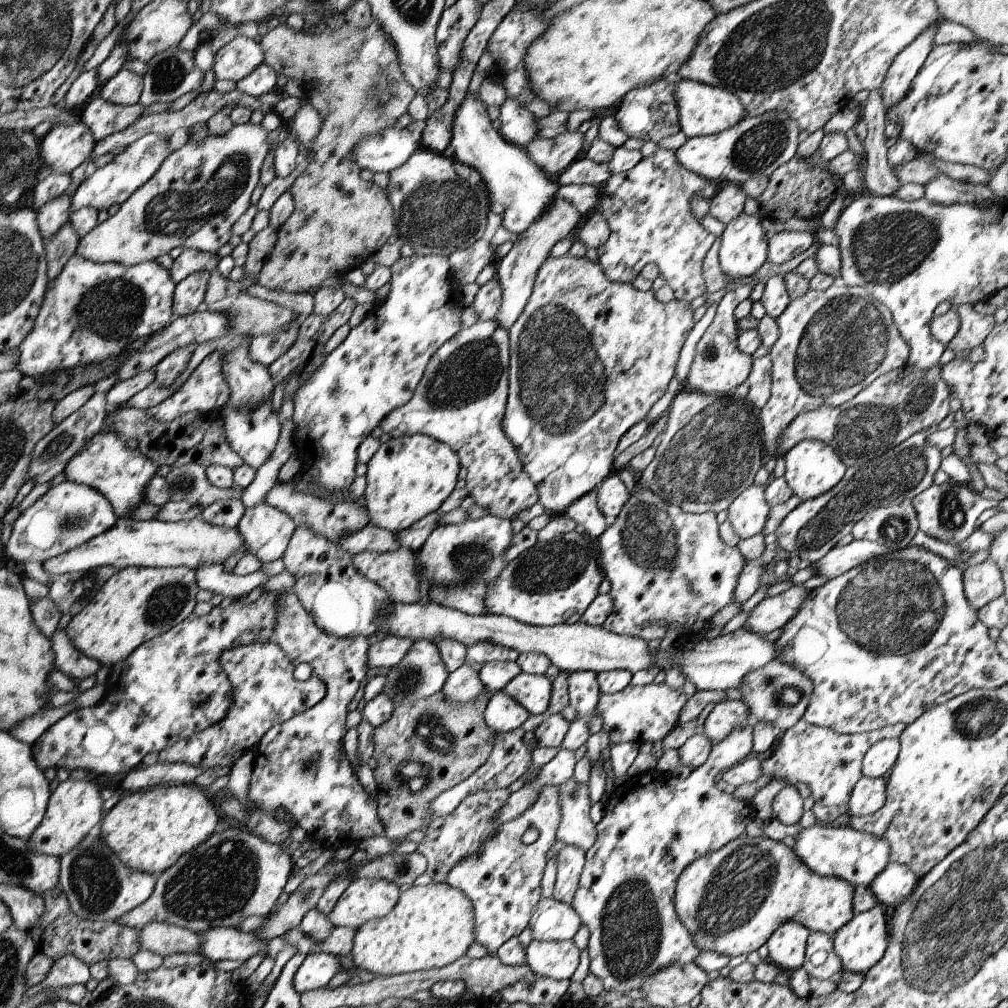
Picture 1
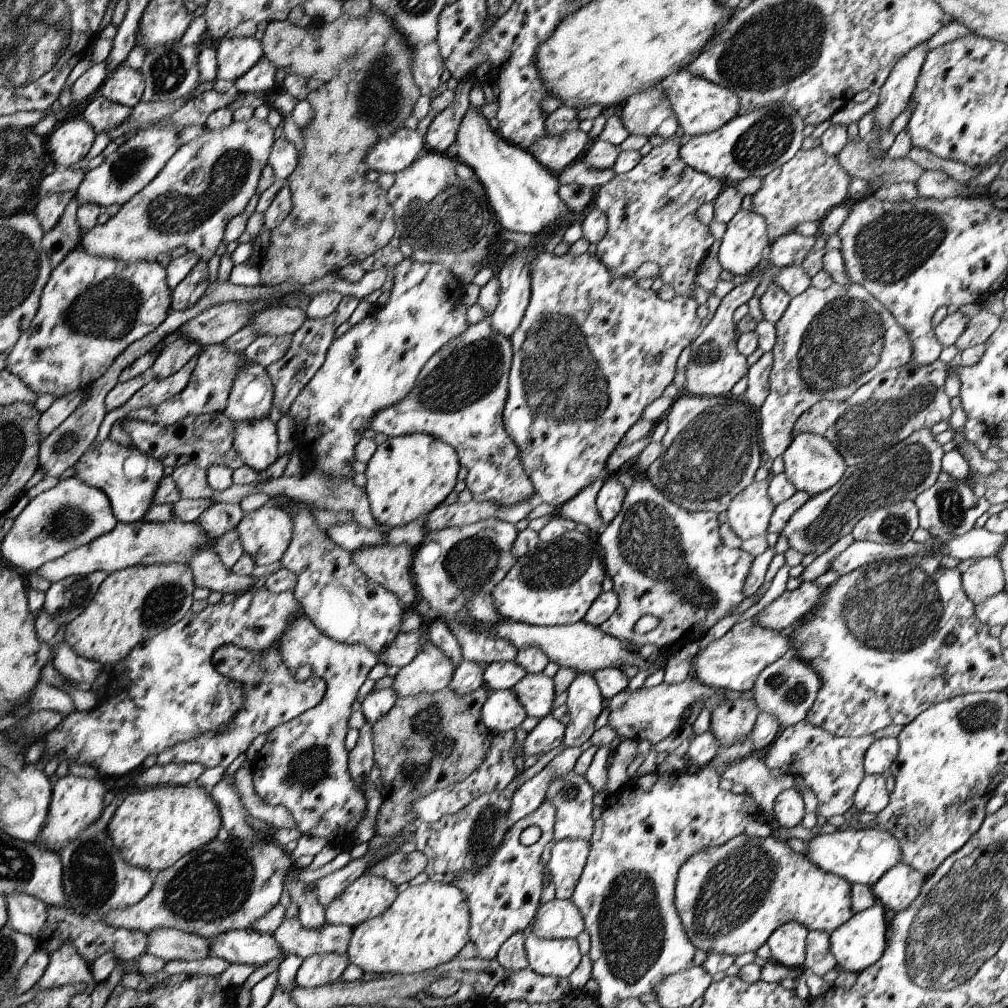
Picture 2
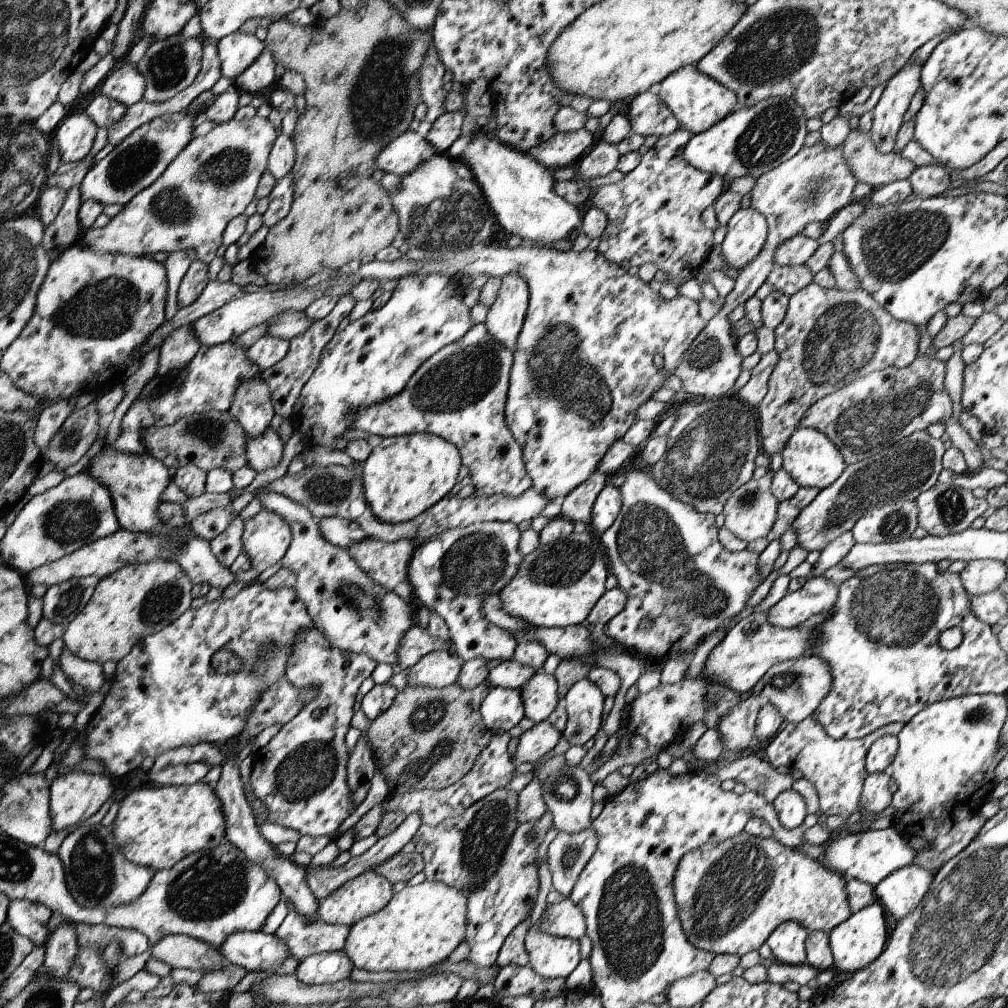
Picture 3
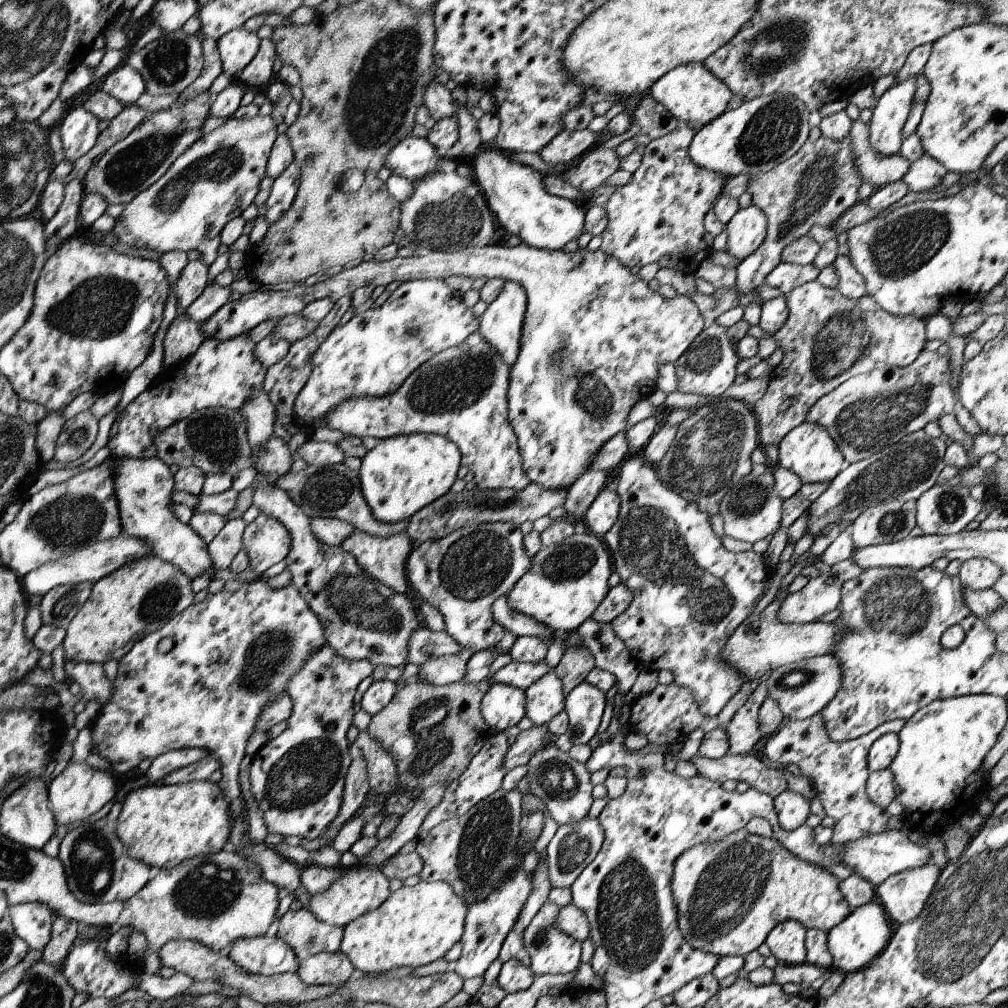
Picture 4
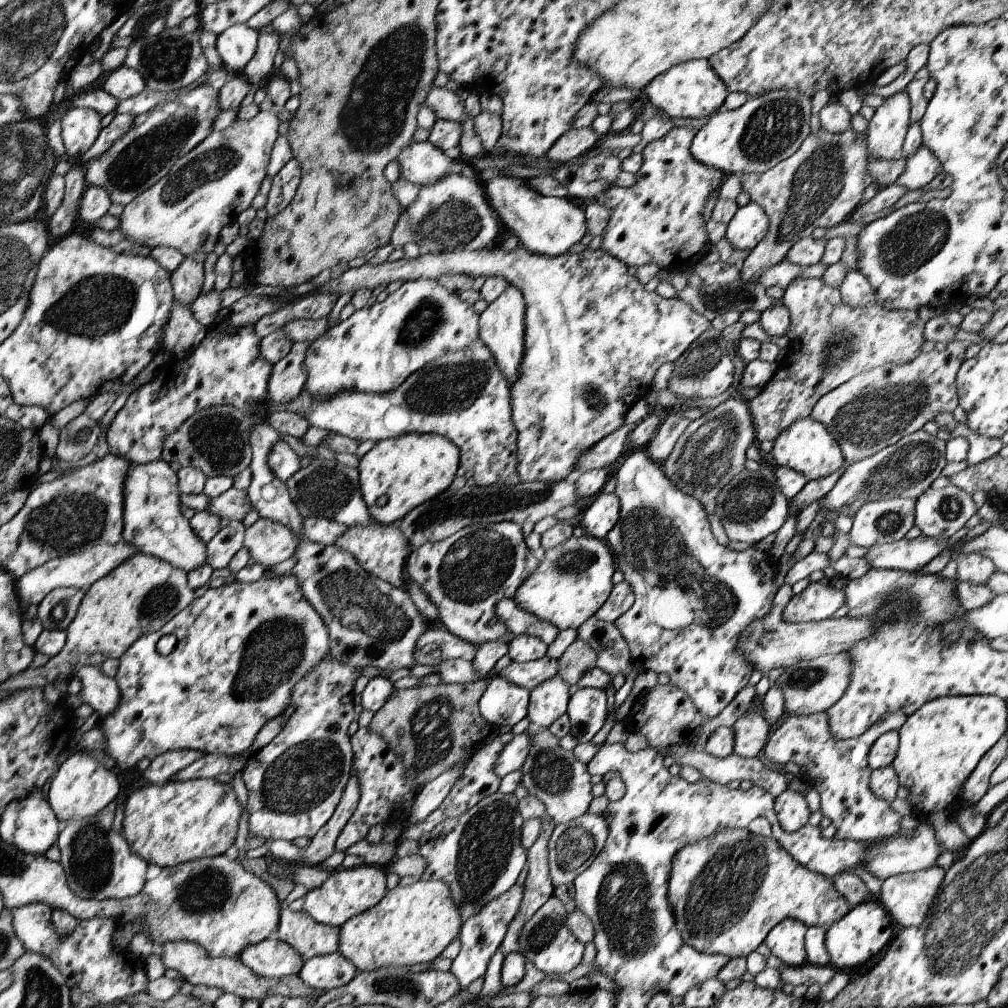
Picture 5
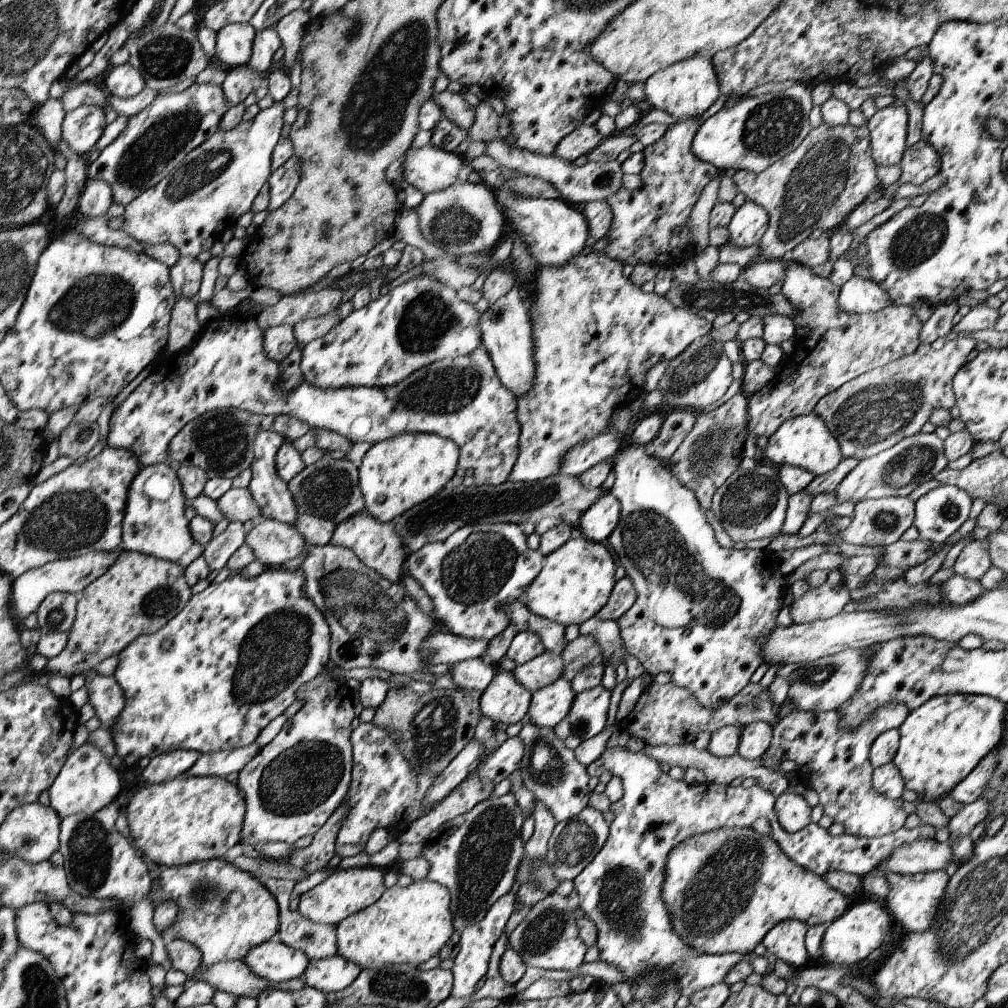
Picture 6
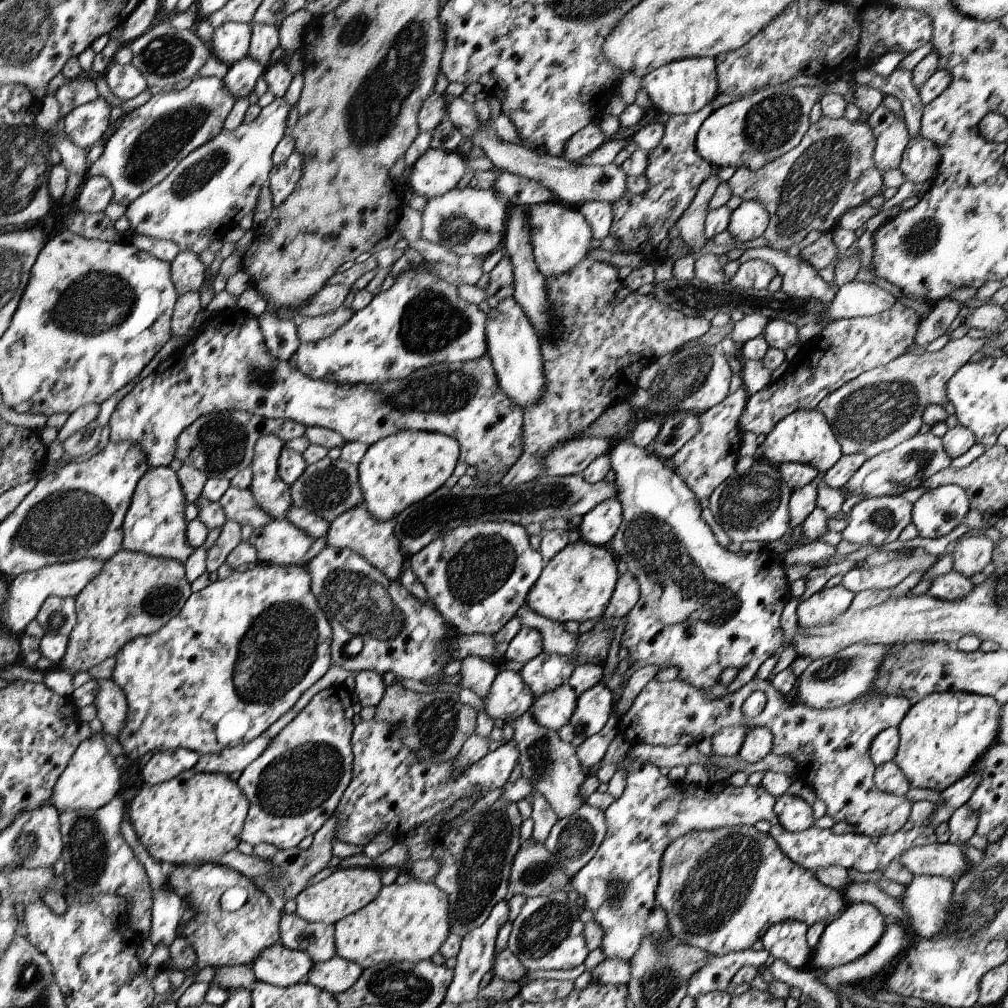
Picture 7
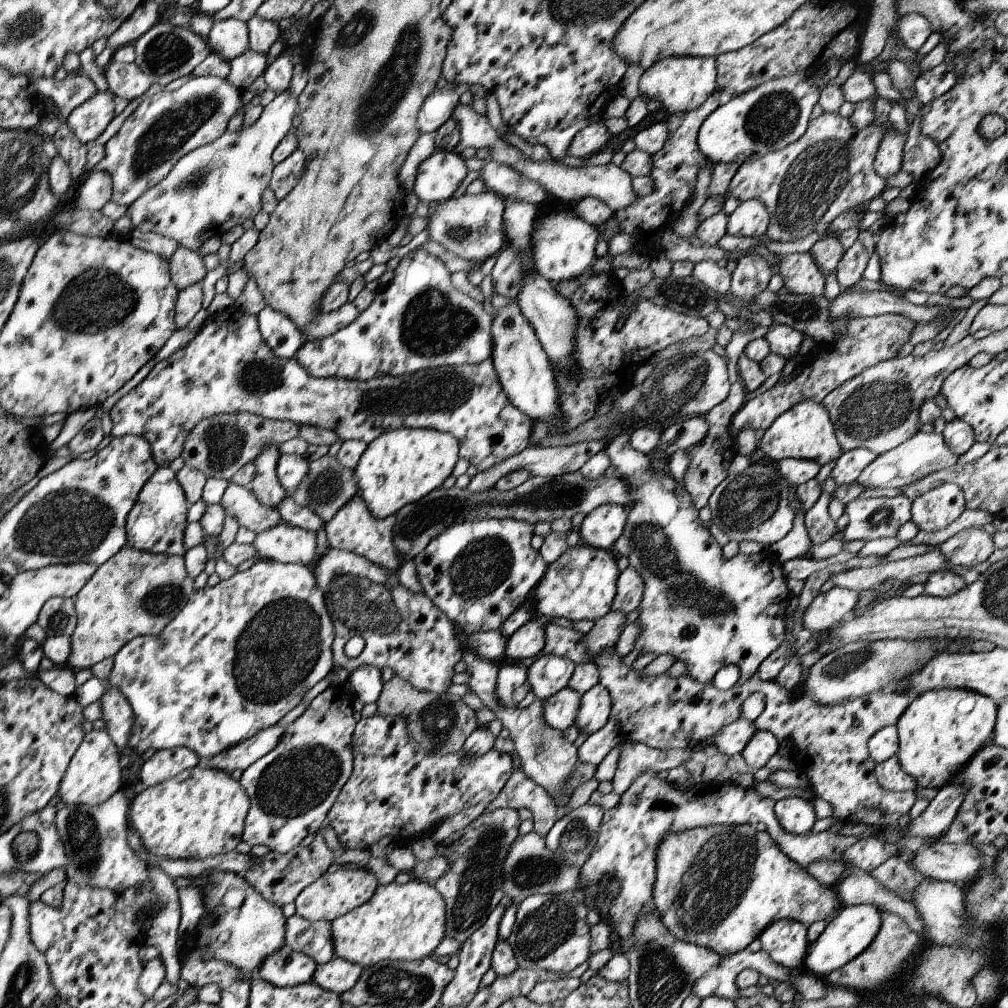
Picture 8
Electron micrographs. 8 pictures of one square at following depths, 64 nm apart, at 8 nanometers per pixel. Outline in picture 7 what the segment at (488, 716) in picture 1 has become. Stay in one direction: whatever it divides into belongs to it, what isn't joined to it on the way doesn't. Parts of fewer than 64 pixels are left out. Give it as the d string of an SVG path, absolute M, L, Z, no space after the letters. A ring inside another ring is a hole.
M502 670L483 698L488 716L496 722L516 720L531 708L535 697L518 671Z

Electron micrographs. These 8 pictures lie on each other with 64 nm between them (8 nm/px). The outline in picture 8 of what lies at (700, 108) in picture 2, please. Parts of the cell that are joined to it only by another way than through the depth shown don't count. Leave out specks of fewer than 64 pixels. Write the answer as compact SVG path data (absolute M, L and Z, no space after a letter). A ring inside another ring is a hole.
M670 57L654 63L639 81L639 94L645 99L658 100L661 111L668 116L696 110L717 90L715 57Z

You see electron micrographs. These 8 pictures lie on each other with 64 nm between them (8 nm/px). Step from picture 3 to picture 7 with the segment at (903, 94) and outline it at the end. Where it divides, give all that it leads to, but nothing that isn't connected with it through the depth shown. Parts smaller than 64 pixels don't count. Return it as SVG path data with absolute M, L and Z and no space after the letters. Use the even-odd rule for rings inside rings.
M879 106L867 118L875 140L873 159L881 172L899 168L904 150L911 139L905 118L885 106Z

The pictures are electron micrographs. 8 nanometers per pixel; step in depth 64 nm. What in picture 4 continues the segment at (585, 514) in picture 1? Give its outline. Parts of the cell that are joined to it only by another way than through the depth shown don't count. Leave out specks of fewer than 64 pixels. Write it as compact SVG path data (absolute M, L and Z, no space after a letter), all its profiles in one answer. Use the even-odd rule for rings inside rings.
M588 469L576 482L568 489L569 492L562 506L569 516L576 516L580 520L584 518L590 505L602 489L606 487L608 473Z

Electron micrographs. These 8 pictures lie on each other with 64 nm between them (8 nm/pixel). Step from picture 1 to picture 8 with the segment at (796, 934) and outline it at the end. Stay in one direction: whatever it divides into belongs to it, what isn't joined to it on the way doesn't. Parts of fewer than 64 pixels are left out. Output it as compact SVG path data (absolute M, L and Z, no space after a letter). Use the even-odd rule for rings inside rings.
M790 919L774 921L760 934L759 939L772 961L794 971L804 969L810 942L808 927Z

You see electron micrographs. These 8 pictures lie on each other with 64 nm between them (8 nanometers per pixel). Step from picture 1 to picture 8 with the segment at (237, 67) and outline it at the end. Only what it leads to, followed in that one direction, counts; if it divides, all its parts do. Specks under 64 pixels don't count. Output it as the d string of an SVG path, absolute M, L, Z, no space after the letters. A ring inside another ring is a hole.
M224 19L213 23L208 40L211 50L230 62L249 49L249 28L240 19Z

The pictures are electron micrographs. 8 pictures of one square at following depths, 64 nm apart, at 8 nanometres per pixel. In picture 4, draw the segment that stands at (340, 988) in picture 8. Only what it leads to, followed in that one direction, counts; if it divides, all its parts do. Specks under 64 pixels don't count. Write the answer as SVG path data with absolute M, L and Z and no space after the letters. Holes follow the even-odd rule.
M321 952L299 962L296 974L307 985L345 985L357 974L352 962L344 952Z

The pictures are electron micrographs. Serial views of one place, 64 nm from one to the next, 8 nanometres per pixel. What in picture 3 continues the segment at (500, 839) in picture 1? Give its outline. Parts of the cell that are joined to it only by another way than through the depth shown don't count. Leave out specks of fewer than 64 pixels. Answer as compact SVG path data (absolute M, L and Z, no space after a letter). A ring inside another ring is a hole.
M546 809L540 819L537 821L526 821L518 823L517 829L510 837L509 843L506 845L502 853L501 863L497 866L494 874L483 882L481 887L467 894L467 929L465 940L471 948L471 953L466 961L470 961L475 967L487 967L497 962L497 956L500 948L504 944L506 937L518 926L522 921L529 918L531 909L533 908L540 886L545 886L543 872L547 875L548 886L553 890L558 890L566 899L569 898L580 872L584 870L590 857L597 849L598 837L592 826L579 833L558 833L556 838L550 842L548 846L548 861L545 867L536 864L538 846L542 844L546 832L553 827L553 814L550 809ZM528 833L534 833L532 840L527 842Z

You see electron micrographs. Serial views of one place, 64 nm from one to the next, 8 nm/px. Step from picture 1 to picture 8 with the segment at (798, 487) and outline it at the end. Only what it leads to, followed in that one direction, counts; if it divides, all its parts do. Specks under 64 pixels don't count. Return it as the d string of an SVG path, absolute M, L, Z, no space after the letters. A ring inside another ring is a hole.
M809 399L798 403L775 418L770 428L765 430L761 441L758 442L758 448L772 465L782 459L804 459L817 462L821 468L835 461L843 453L829 412L820 403Z

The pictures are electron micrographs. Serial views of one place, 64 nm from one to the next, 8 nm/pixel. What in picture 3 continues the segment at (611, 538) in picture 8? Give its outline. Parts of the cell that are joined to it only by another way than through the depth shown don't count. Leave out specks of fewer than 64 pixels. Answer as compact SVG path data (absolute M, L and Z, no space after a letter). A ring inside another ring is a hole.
M613 484L606 485L593 506L590 529L600 536L616 520L622 506L622 493Z

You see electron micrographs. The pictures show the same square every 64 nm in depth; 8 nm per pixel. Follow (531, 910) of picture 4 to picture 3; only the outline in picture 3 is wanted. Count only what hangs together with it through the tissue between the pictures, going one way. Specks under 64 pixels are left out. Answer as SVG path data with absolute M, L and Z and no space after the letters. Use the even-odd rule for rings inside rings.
M530 915L525 921L522 921L506 937L502 948L500 948L496 964L501 968L509 964L517 964L525 967L529 964L529 956L525 949L525 936L529 931Z

